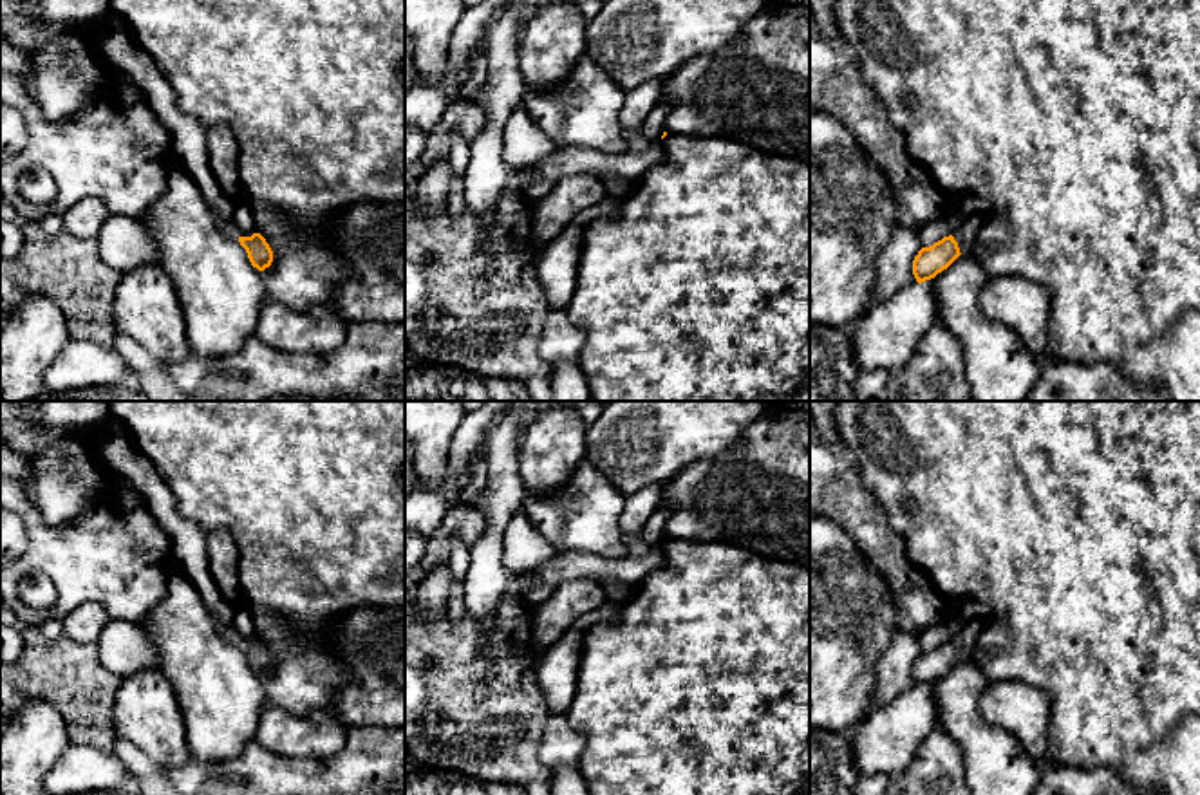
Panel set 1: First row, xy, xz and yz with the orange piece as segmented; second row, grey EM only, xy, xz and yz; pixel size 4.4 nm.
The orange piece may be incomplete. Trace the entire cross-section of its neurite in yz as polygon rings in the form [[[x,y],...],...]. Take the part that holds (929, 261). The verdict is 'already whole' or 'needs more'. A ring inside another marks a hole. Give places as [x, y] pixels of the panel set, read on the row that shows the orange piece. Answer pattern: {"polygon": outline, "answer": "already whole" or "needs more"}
{"polygon": [[[967,215],[960,228],[929,248],[922,248],[913,260],[913,275],[918,284],[934,278],[960,255],[969,257],[981,229],[981,215]]], "answer": "needs more"}

